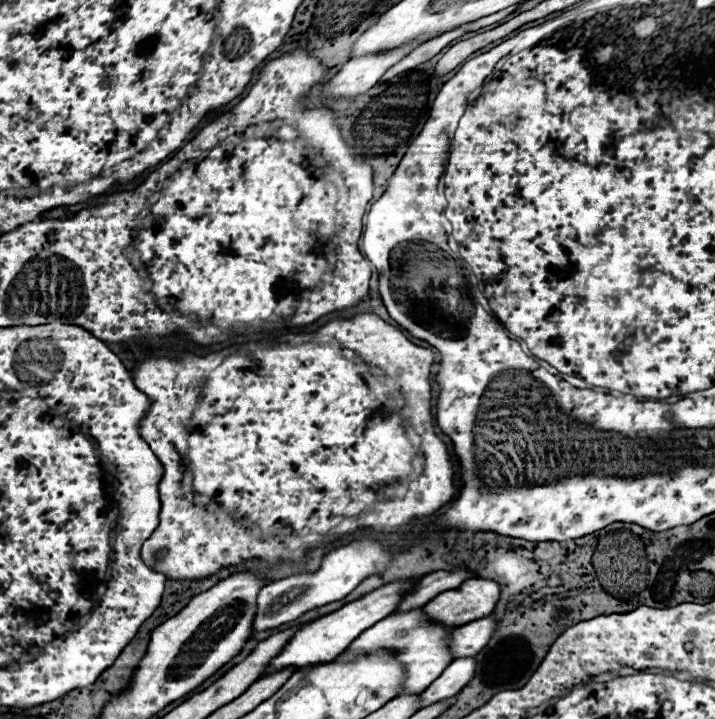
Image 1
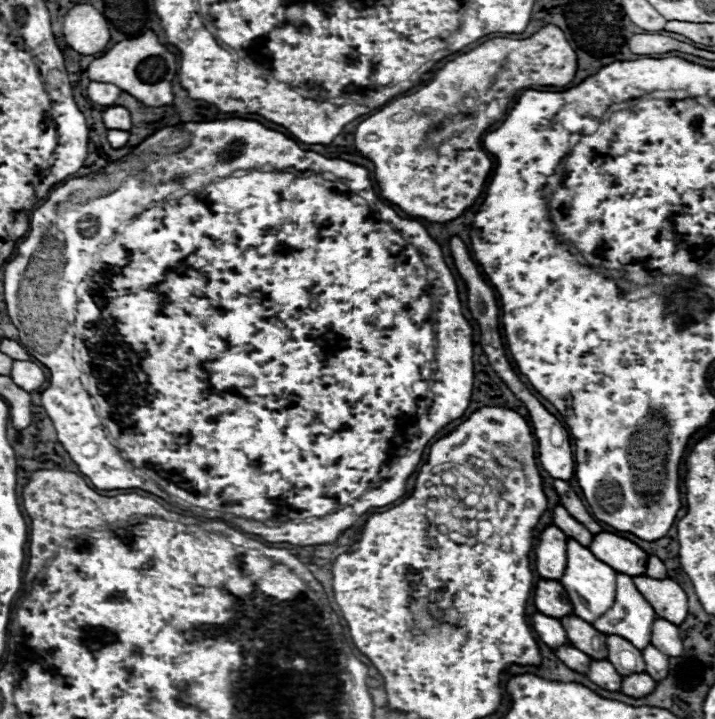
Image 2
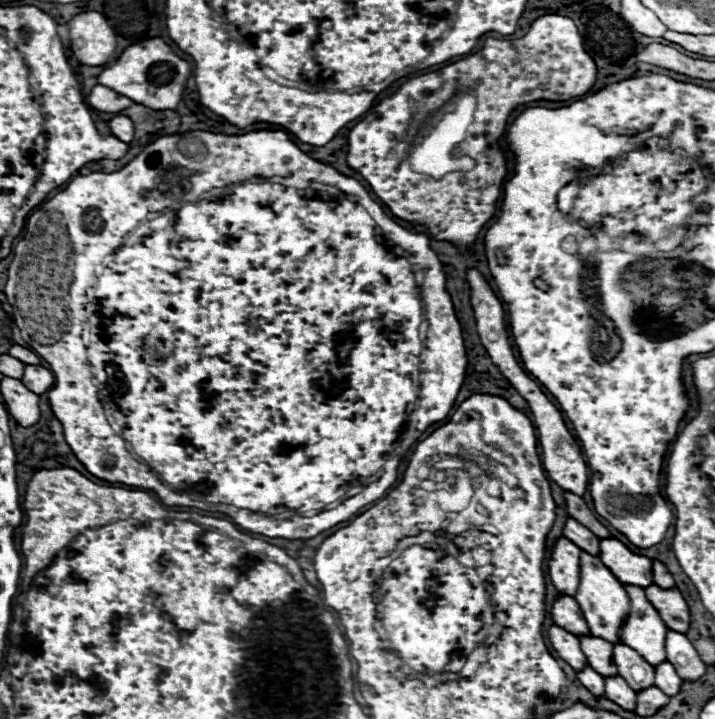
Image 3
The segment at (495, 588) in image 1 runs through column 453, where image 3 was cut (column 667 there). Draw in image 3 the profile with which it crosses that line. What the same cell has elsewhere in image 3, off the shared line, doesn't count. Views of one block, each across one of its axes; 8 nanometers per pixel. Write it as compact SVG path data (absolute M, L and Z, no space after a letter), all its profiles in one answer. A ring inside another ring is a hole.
M652 584L652 586L644 588L644 592L646 592L646 598L652 602L652 606L658 610L660 618L666 622L666 626L670 630L684 632L684 634L688 632L690 612L688 612L686 600L678 588L664 590L664 588Z

